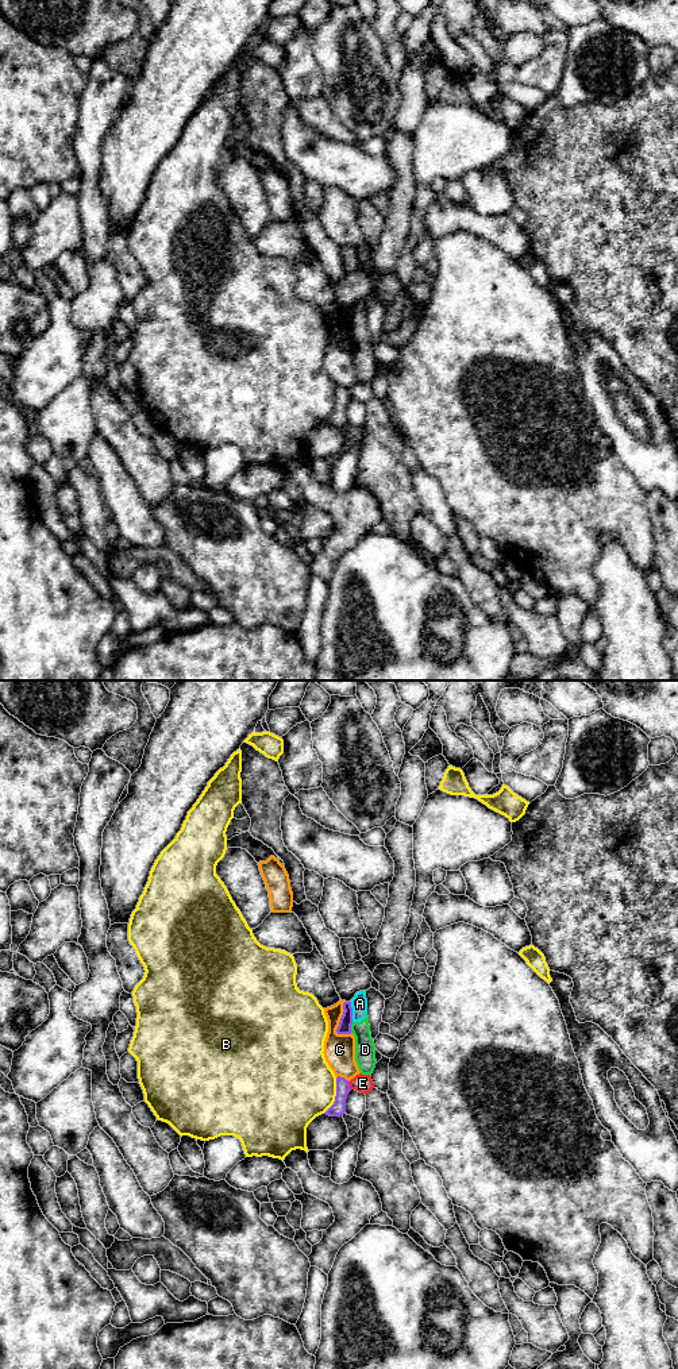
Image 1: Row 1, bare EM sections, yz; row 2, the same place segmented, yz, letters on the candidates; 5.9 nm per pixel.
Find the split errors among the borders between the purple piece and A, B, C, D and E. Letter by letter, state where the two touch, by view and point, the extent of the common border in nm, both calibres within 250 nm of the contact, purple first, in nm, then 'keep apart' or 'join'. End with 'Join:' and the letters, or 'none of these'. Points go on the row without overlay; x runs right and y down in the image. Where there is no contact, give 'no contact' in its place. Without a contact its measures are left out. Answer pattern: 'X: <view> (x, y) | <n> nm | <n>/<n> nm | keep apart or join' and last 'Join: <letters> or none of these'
A: yz (351, 320) | 120 nm | 80/100 nm | keep apart
B: yz (336, 404) | 240 nm | 80/460 nm | keep apart
C: yz (341, 327) | 220 nm | 80/190 nm | keep apart
D: yz (350, 336) | 60 nm | 80/130 nm | keep apart
E: yz (349, 394) | 50 nm | 80/110 nm | keep apart
Join: none of these

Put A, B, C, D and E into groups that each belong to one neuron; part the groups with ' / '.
A D / B / C / E

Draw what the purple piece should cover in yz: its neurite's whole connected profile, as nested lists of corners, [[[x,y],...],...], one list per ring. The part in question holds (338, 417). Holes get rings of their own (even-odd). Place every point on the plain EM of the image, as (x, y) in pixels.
[[[336,386],[336,405],[334,413],[324,421],[330,425],[339,425],[346,421],[346,408],[351,400],[348,389],[344,386]]]

